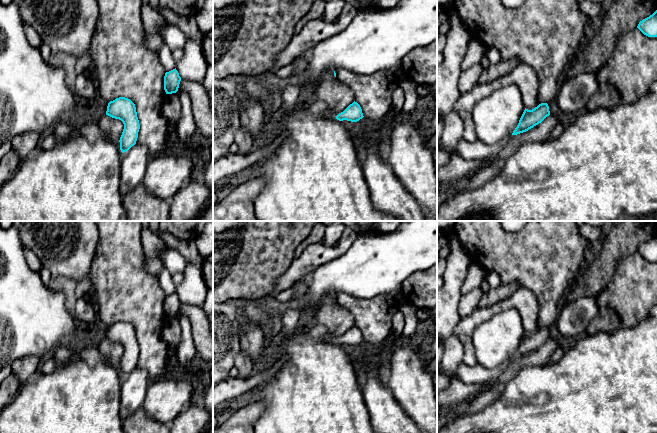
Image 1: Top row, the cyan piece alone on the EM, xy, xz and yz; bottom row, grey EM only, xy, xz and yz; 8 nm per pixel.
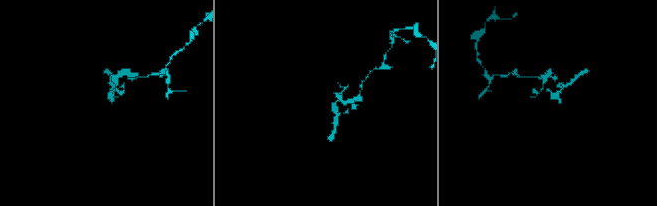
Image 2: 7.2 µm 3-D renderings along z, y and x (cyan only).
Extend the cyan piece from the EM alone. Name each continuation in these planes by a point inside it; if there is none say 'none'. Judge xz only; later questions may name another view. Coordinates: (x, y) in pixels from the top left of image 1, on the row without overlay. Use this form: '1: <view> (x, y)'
1: xz (329, 338)

